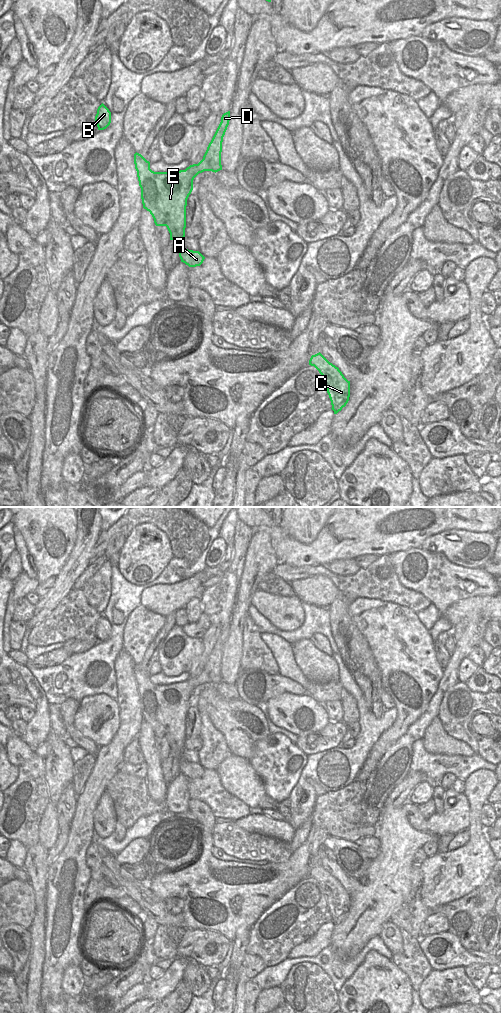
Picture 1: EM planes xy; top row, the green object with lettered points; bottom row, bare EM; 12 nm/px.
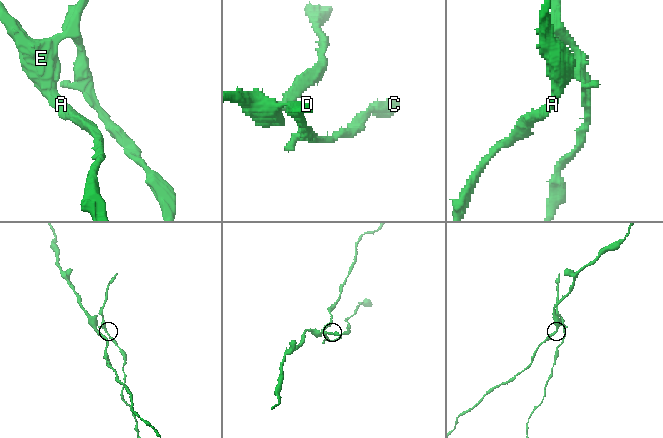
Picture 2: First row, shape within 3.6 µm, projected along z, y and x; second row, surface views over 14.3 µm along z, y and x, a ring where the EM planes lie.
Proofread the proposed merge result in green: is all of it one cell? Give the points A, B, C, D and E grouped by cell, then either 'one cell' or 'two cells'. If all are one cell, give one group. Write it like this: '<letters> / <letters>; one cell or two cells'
A B E / C D; two cells

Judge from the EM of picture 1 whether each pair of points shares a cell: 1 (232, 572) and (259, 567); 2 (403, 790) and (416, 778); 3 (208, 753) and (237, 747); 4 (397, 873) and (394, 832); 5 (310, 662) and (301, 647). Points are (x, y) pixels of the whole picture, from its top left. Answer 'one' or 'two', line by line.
1: two
2: one
3: two
4: one
5: one

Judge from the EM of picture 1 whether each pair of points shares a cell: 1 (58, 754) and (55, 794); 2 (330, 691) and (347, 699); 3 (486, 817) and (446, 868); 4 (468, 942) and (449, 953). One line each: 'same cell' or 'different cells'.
1: same cell
2: different cells
3: different cells
4: different cells

